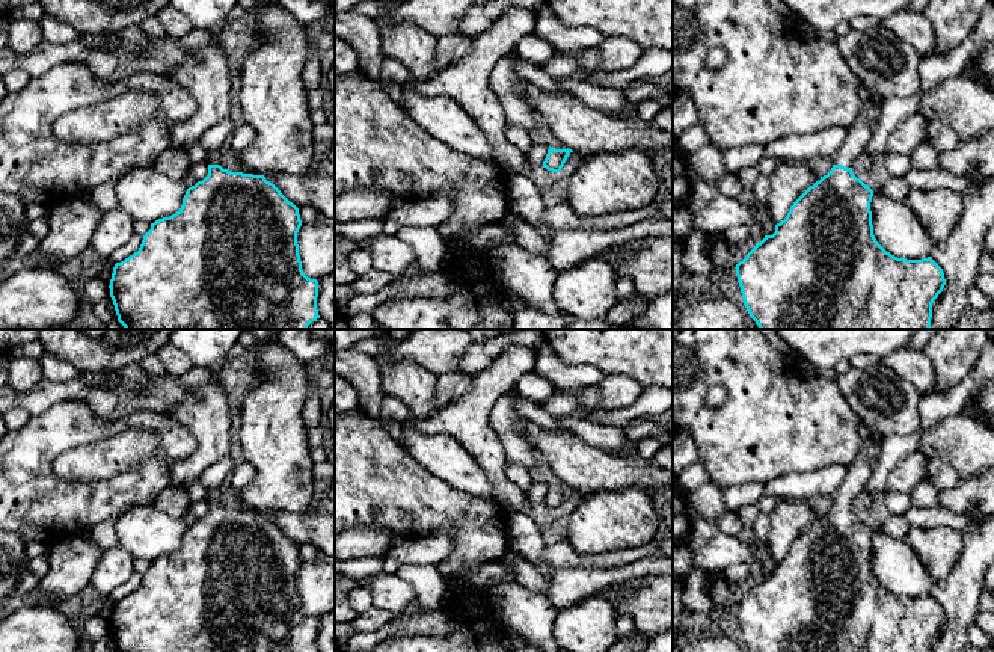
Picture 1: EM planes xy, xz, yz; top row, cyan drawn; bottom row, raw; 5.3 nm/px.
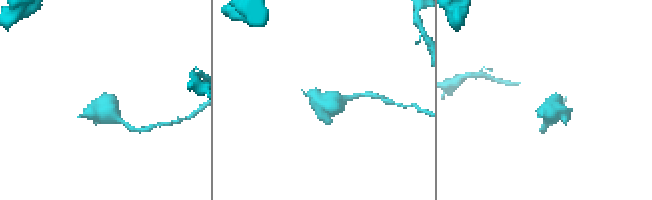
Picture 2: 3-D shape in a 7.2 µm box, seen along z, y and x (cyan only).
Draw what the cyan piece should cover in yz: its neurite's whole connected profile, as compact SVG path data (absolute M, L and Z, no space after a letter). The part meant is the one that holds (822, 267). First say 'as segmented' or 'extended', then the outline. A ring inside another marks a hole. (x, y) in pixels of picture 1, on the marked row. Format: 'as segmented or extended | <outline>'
extended | M858 82L860 110L846 139L833 155L831 171L810 186L790 207L772 235L736 264L744 305L760 329L929 329L932 303L946 285L943 269L932 257L897 258L887 252L873 235L870 202L873 190L852 172L854 161L875 134L881 107L873 106L873 92Z

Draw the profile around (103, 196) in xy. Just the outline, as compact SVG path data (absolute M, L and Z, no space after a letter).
M107 181L94 187L83 195L83 199L87 201L92 207L103 211L119 208L115 181Z

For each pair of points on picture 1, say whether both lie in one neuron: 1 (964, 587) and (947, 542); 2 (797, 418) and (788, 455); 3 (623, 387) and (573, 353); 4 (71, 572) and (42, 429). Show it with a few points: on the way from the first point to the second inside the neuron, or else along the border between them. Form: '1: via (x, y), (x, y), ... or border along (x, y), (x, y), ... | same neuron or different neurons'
1: border along (963, 535), (961, 554), (954, 568), (937, 581) | different neurons
2: via (789, 427), (788, 445) | same neuron
3: border along (605, 375), (626, 375), (641, 387) | different neurons
4: border along (82, 533), (62, 538), (49, 547) | different neurons

